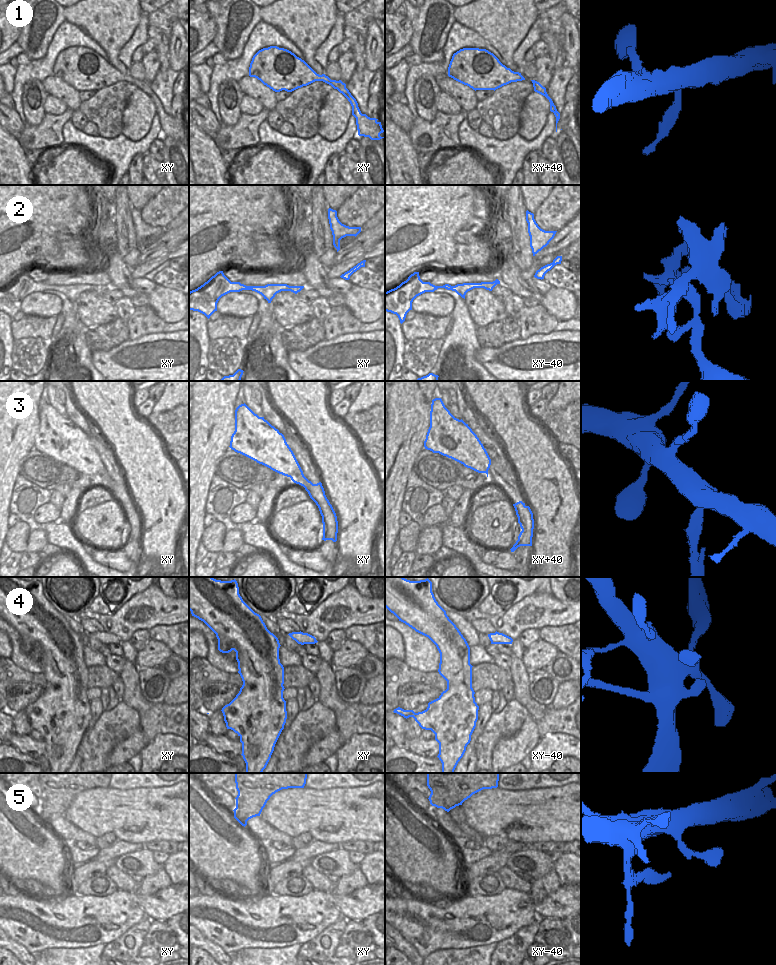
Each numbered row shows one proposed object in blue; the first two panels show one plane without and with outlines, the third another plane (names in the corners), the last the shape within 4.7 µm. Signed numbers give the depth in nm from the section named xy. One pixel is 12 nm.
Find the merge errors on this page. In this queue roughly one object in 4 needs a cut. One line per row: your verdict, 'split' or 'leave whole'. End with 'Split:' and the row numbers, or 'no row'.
1: leave whole
2: leave whole
3: leave whole
4: split
5: leave whole
Split: 4

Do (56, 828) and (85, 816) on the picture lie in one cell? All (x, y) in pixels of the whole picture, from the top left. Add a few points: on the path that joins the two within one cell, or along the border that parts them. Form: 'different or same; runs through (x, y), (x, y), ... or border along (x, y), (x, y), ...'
different; border along (64, 815), (77, 827), (90, 834)

